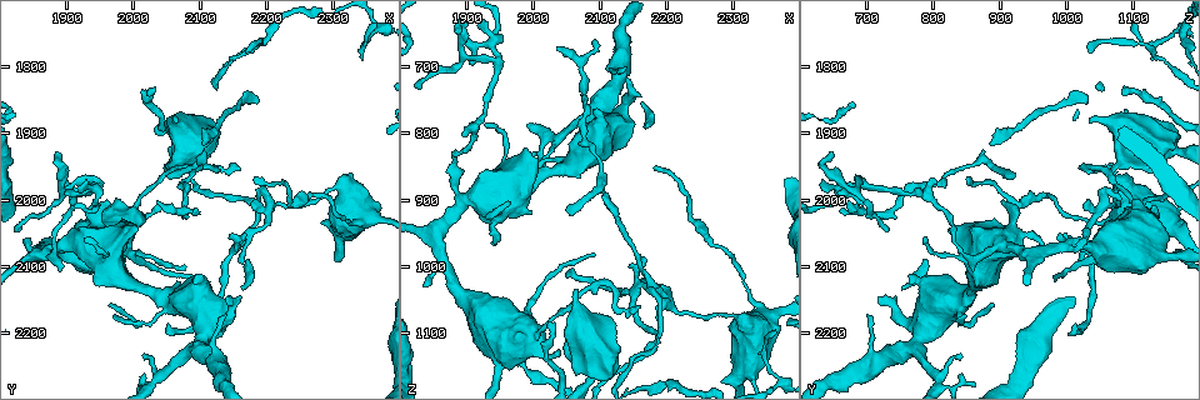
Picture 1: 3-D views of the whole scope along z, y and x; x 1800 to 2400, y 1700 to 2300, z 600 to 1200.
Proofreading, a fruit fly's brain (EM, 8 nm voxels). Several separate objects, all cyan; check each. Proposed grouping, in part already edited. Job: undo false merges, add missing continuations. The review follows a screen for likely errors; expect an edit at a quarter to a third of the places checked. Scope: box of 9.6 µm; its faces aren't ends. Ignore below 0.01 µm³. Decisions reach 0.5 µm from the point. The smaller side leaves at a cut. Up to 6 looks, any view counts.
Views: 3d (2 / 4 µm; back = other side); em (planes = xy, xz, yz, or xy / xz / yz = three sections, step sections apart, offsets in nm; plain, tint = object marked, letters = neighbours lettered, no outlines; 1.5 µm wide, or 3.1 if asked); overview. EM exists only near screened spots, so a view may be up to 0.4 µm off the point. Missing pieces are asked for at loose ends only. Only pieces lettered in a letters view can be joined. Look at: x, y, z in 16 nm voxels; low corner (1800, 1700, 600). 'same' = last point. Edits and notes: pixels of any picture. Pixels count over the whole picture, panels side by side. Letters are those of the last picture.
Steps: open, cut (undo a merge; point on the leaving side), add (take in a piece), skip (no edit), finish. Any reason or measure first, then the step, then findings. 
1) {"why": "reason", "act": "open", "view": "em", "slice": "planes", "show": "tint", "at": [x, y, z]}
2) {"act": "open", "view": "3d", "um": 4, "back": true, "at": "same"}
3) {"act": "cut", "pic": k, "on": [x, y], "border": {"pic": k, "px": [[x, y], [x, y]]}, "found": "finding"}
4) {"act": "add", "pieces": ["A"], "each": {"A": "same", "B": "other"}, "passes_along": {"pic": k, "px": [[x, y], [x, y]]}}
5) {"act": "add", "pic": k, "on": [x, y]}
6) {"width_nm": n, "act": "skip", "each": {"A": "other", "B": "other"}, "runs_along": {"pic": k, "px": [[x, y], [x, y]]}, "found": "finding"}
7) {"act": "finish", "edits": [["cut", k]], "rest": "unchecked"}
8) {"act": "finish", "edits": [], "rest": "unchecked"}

{"why": "sudden change in width", "act": "open", "view": "em", "slice": "planes", "show": "tint", "at": [2330, 2020, 1160]}

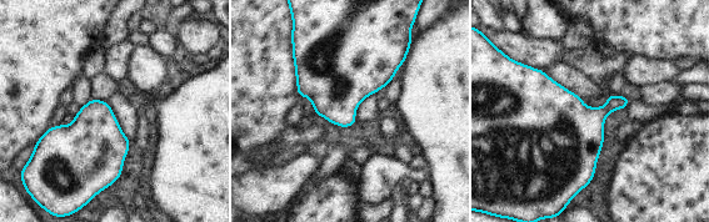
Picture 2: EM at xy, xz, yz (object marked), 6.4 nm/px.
{"act": "open", "view": "em", "slice": "planes", "show": "letters", "at": "same"}

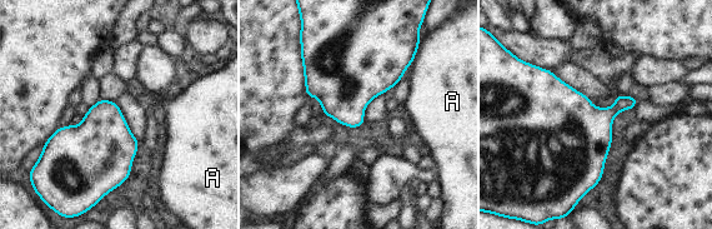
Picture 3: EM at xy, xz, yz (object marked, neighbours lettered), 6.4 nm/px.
{"longest_contact_nm": ["A", 150], "act": "skip", "each": {"A": "other"}, "border": {"pic": 3, "px": [[420, 44], [410, 64]]}, "found": "one neuron here"}

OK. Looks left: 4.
{"act": "open", "view": "3d", "um": 4, "at": [2095, 2130, 785]}

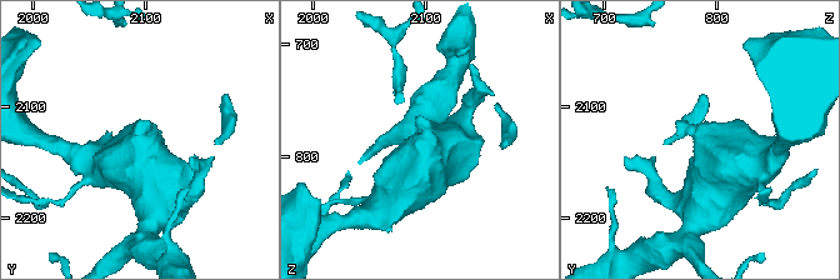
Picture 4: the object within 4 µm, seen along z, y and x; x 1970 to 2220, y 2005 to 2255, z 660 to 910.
{"act": "open", "view": "em", "slice": "planes", "show": "plain", "at": [2100, 2126, 788]}

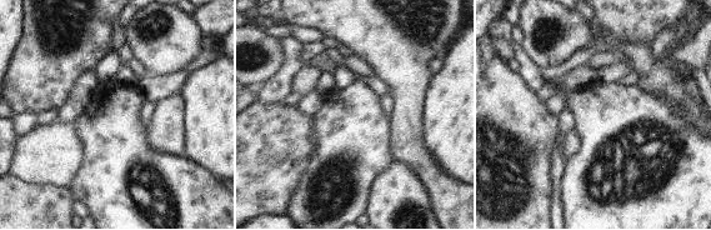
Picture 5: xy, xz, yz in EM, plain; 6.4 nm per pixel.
{"act": "open", "view": "em", "slice": "planes", "show": "letters", "at": "same"}

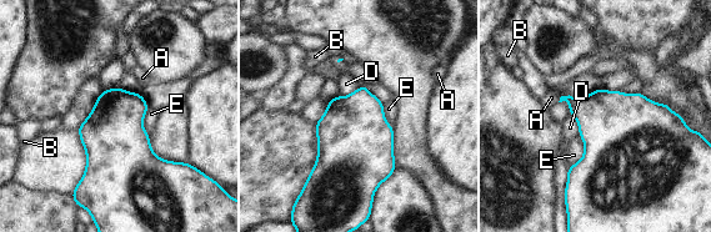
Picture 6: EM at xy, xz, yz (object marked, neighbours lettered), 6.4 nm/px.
{"act": "skip", "each": {"A": "other", "B": "other", "D": "other", "E": "other"}, "border": {"pic": 6, "px": [[338, 95], [364, 85], [382, 104]]}, "found": "one neuron here"}

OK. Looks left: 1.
{"act": "finish", "edits": [], "rest": "unchecked"}

